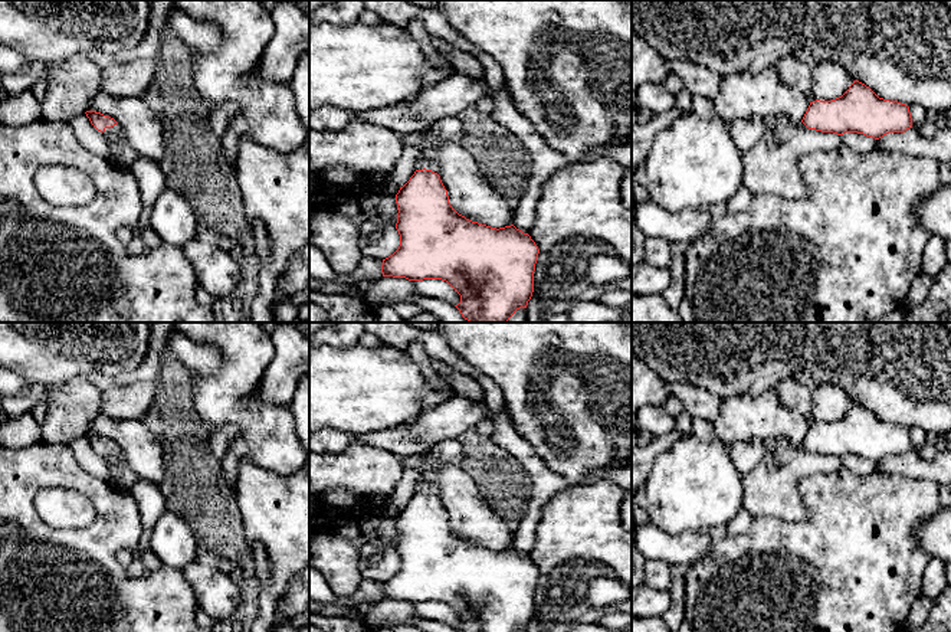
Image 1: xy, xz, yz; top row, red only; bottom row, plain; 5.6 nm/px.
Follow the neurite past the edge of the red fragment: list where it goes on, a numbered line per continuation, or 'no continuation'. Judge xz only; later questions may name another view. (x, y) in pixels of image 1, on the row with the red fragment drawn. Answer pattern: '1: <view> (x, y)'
1: xz (446, 130)

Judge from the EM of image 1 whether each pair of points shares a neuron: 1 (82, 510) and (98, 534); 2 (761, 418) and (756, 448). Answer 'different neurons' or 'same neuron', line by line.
1: different neurons
2: different neurons

